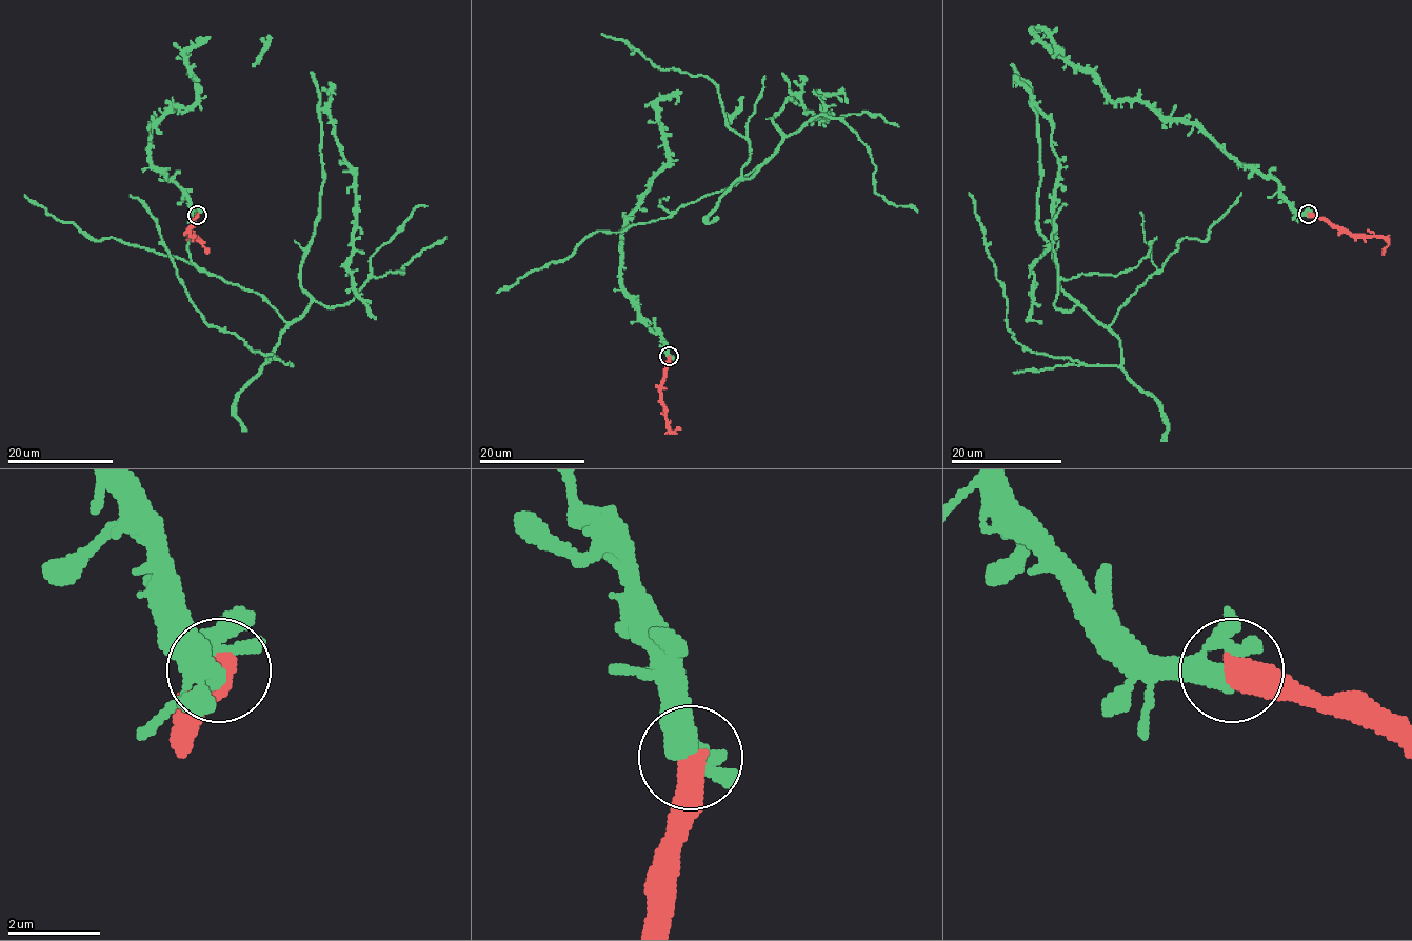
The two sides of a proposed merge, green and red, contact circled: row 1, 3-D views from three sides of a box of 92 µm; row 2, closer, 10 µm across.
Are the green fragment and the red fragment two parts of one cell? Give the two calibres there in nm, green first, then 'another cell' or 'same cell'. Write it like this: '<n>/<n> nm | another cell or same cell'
400/600 nm | same cell

